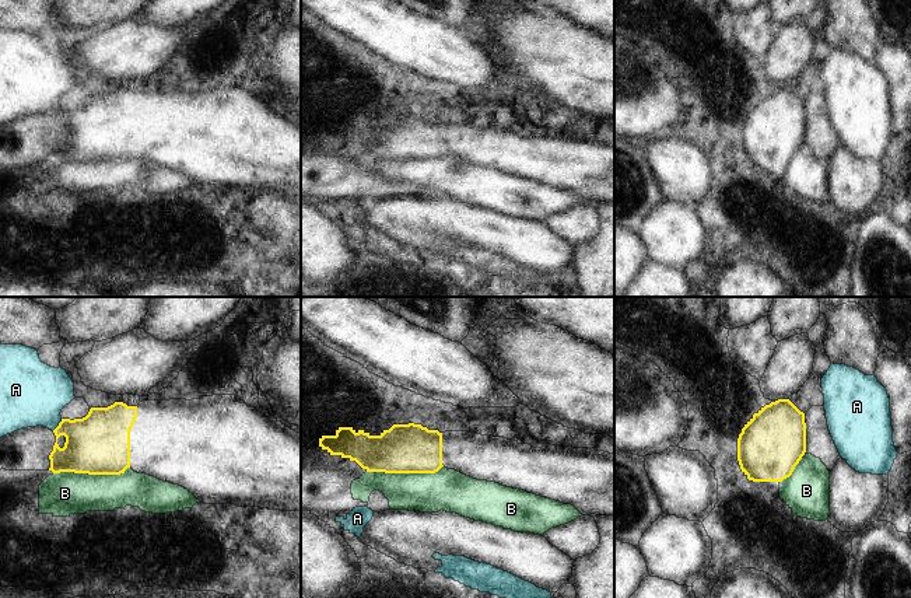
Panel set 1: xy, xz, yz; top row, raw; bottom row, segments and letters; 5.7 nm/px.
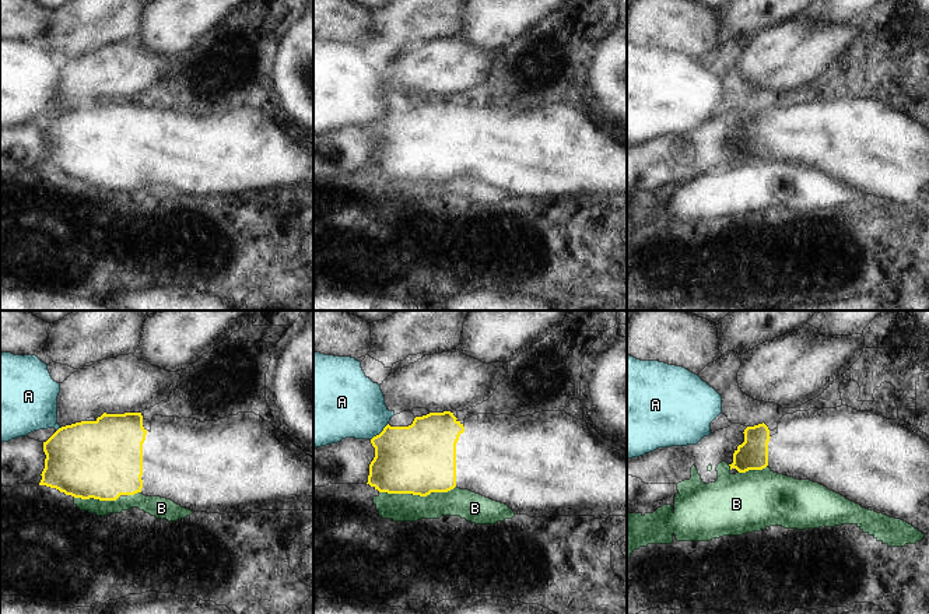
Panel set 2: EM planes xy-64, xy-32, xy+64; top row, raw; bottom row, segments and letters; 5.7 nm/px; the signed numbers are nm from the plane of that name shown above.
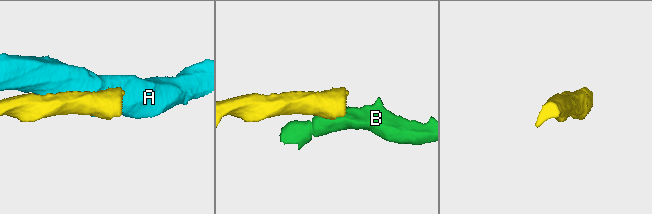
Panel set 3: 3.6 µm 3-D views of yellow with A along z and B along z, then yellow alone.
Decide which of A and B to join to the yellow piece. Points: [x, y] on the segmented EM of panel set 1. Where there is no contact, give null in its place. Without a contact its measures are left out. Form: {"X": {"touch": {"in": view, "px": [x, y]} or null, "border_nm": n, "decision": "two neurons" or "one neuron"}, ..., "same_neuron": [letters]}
{"A": {"touch": {"in": "xy", "px": [59, 425]}, "border_nm": 90, "decision": "two neurons"}, "B": {"touch": {"in": "xy", "px": [91, 474]}, "border_nm": 440, "decision": "two neurons"}, "same_neuron": []}

